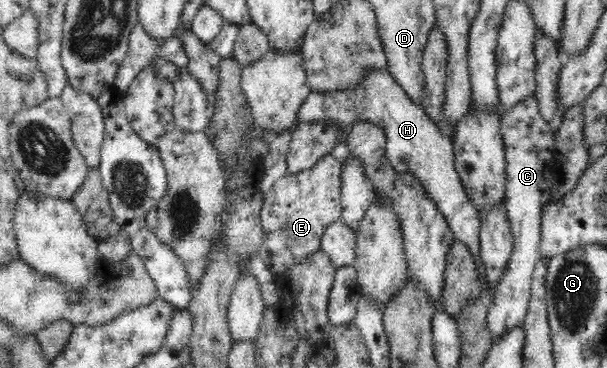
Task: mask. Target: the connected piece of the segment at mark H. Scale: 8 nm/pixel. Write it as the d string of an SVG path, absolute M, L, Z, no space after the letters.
M370 69L357 85L333 91L311 90L298 111L296 126L303 123L332 122L341 128L354 128L361 121L384 130L386 135L385 155L396 172L412 173L424 185L431 201L437 206L449 224L455 240L463 242L474 257L477 273L480 277L480 298L486 299L488 279L484 277L484 263L480 259L479 234L481 220L479 213L470 201L470 197L455 167L453 140L440 131L428 113L404 92L386 69Z

